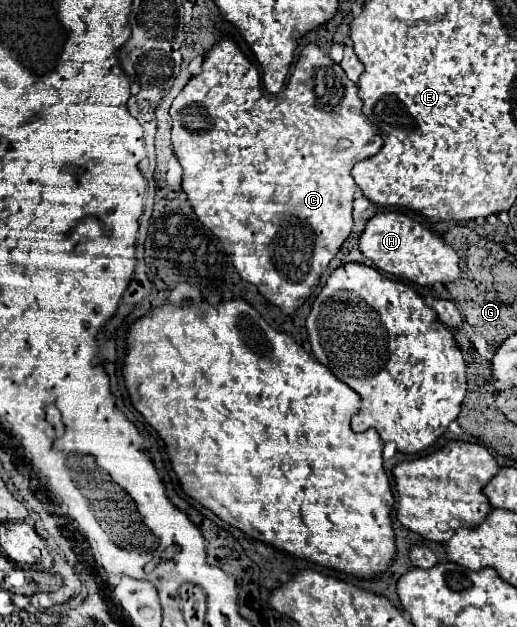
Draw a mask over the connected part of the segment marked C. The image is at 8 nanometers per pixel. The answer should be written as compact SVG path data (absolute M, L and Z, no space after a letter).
M226 35L216 45L212 45L208 49L208 53L204 55L202 71L198 75L194 75L186 83L186 87L180 91L180 95L174 99L174 103L170 107L170 117L172 117L174 153L178 155L180 165L184 169L182 189L186 191L188 203L192 205L198 221L222 241L224 251L232 257L232 263L238 269L242 279L256 285L258 291L272 305L280 307L284 313L294 313L304 303L304 299L310 297L312 291L318 287L320 277L326 271L328 263L332 261L332 257L338 253L338 249L342 247L342 243L346 241L346 237L352 231L352 203L354 203L356 183L354 183L350 171L352 171L354 163L378 153L378 149L382 147L382 137L380 137L378 127L368 117L364 117L364 113L362 113L362 101L358 97L358 85L350 83L344 69L338 63L334 63L316 43L308 43L302 49L302 53L300 53L300 57L298 57L298 61L290 73L286 89L282 89L278 95L270 95L260 85L260 73L258 73L256 65L242 53L242 49L234 41L234 37Z

